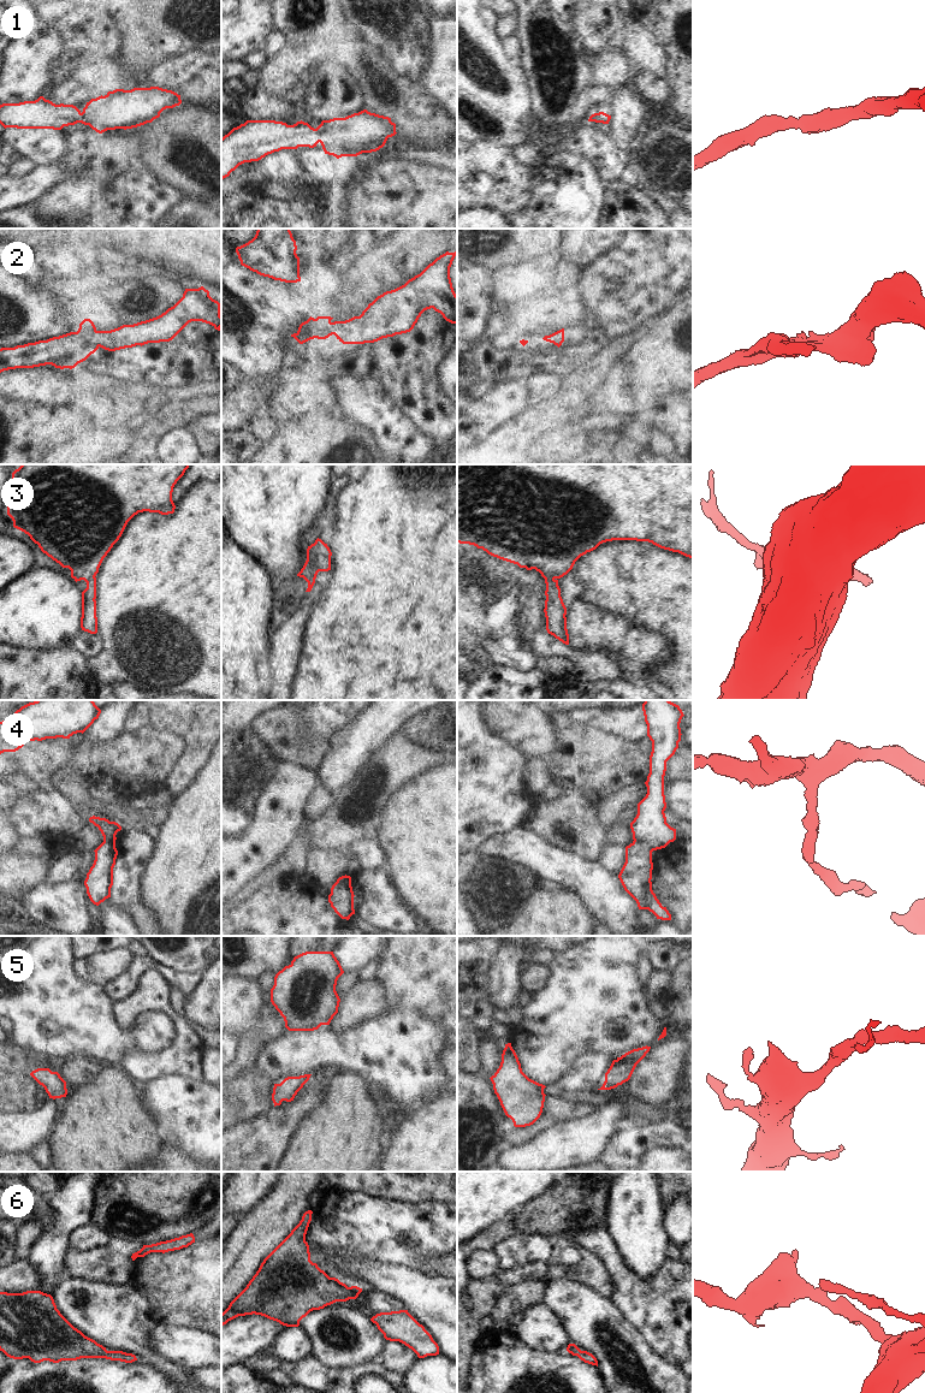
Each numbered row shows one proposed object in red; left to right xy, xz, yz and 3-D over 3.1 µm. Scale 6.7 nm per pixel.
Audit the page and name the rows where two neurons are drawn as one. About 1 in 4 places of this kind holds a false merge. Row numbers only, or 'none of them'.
4

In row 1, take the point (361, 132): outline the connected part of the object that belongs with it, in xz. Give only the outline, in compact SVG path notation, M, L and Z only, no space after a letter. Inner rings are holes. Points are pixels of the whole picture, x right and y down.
M367 109L345 118L322 120L316 129L302 120L293 125L247 120L221 138L221 179L239 165L259 161L281 149L314 148L320 142L325 154L337 159L357 156L379 150L396 134L391 118Z

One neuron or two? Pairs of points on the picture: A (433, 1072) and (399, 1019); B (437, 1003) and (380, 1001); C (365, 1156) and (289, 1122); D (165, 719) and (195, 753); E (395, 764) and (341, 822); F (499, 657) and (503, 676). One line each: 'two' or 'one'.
A: one
B: two
C: two
D: one
E: one
F: two

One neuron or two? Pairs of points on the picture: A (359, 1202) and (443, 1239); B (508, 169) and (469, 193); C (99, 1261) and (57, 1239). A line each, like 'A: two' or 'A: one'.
A: one
B: one
C: two

